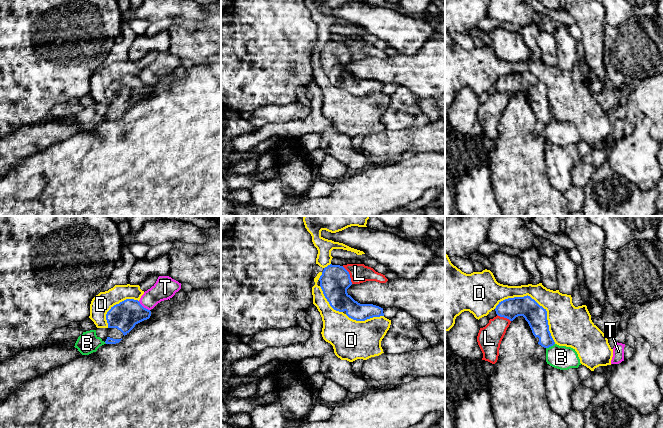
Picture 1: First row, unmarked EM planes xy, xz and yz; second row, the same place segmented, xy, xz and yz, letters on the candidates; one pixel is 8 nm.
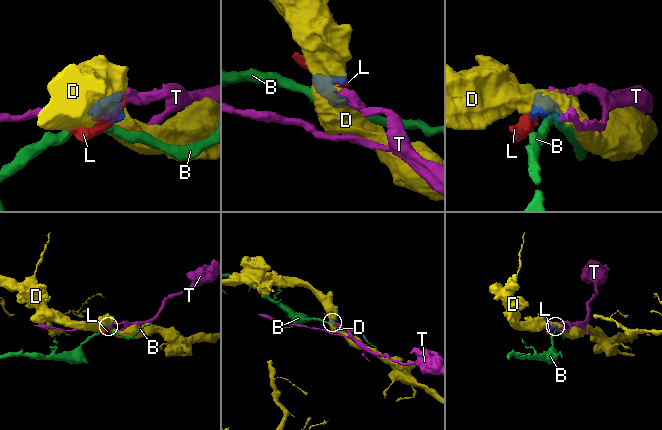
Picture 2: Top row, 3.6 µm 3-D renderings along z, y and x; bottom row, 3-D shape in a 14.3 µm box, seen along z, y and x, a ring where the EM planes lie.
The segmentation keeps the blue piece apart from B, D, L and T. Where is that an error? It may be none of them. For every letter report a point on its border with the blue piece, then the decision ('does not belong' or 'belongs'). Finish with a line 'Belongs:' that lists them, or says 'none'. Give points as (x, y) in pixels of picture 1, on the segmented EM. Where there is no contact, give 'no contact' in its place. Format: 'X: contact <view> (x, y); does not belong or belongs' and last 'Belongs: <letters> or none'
B: contact yz (550, 346); does not belong
D: contact yz (536, 302); does not belong
L: contact xz (349, 275); does not belong
T: contact xy (143, 307); does not belong
Belongs: none

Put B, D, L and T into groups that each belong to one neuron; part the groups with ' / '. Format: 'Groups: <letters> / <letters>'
Groups: B / D / L T

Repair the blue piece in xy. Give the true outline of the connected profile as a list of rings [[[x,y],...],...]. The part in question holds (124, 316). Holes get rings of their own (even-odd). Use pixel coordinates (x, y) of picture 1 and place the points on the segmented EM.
[[[126,299],[114,305],[106,314],[108,337],[106,344],[119,343],[136,324],[149,319],[151,311],[144,308],[138,300]]]

